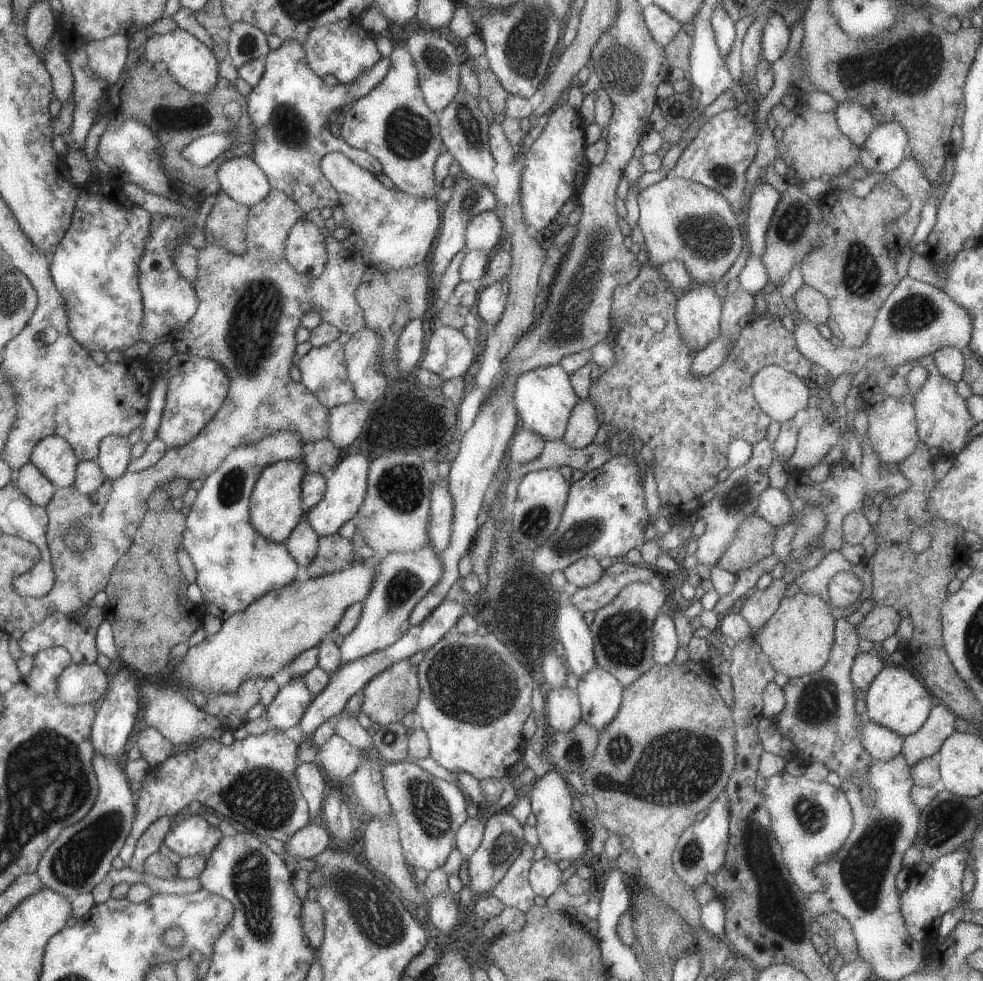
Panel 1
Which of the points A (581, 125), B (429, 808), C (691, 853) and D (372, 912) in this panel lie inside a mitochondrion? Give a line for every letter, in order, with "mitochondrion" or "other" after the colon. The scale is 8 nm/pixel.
A: other
B: mitochondrion
C: mitochondrion
D: mitochondrion

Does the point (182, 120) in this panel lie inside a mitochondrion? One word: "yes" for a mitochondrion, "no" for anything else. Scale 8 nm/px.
yes

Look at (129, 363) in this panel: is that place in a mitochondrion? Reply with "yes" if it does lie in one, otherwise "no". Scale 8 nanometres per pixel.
no

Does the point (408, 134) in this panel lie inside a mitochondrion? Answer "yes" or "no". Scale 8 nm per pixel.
yes

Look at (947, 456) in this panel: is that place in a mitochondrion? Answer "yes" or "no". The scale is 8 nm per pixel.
no

